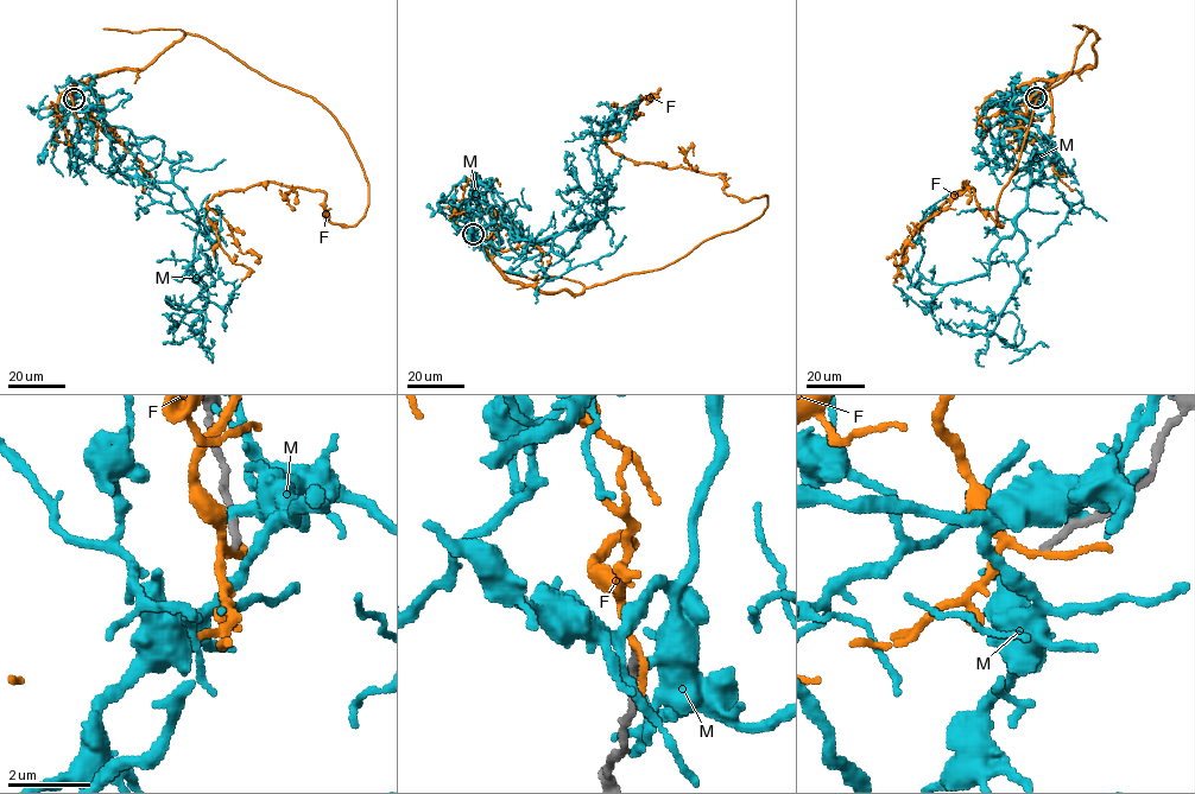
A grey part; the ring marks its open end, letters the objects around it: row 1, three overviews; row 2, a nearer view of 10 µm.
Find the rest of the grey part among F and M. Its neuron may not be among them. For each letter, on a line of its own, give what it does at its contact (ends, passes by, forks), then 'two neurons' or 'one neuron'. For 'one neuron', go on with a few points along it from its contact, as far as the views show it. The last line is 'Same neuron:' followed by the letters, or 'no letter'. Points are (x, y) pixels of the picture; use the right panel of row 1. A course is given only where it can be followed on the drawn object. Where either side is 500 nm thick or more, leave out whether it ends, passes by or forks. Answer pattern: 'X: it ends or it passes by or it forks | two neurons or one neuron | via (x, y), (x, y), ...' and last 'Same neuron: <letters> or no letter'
F: it passes by | two neurons
M: it ends | two neurons
Same neuron: no letter

